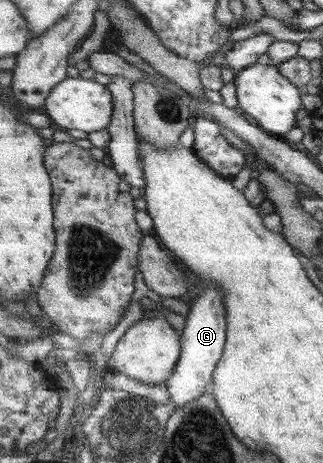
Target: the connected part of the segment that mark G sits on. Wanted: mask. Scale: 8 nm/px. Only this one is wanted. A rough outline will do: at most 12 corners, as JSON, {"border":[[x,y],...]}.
{"border":[[225,294],[198,297],[166,381],[185,407],[211,390],[227,348]]}

